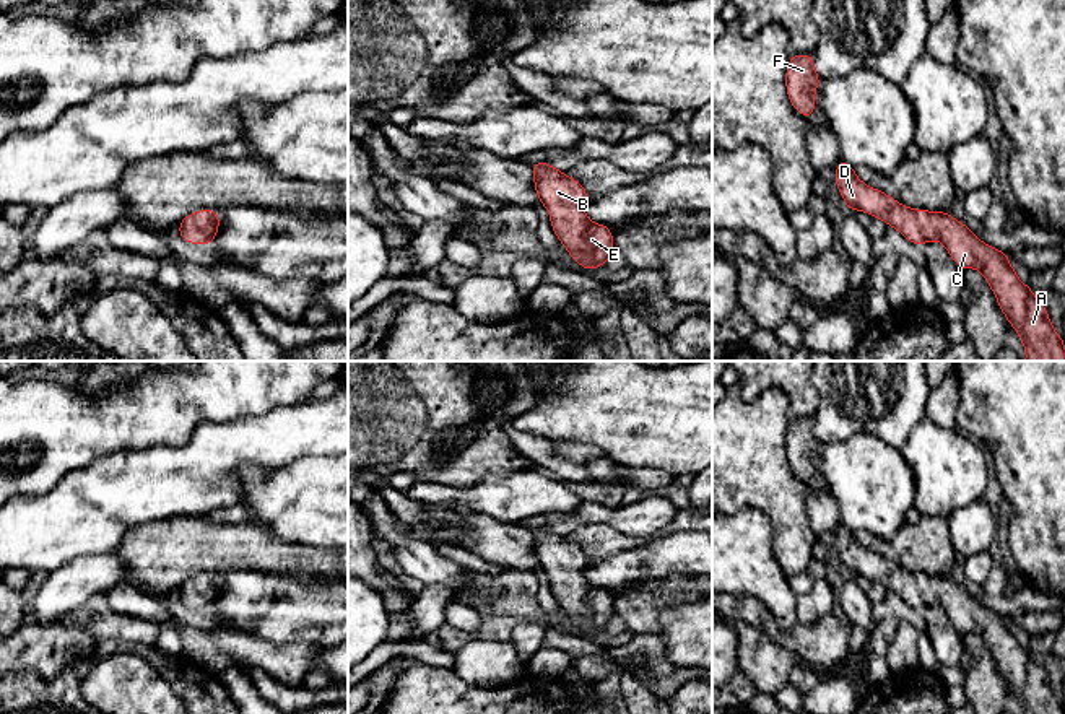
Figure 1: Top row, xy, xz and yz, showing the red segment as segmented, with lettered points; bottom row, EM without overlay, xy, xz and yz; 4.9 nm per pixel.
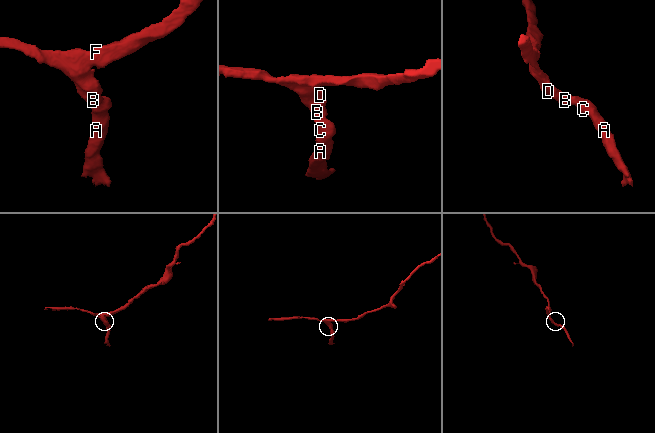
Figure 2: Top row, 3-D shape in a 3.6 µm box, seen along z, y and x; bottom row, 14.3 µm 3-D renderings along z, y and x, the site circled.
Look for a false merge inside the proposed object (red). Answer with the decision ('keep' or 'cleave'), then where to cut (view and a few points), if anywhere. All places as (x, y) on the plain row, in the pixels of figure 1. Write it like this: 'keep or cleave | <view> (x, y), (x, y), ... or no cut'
keep | no cut

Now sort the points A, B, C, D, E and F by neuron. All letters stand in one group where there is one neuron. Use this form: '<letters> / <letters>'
A B C D E F

